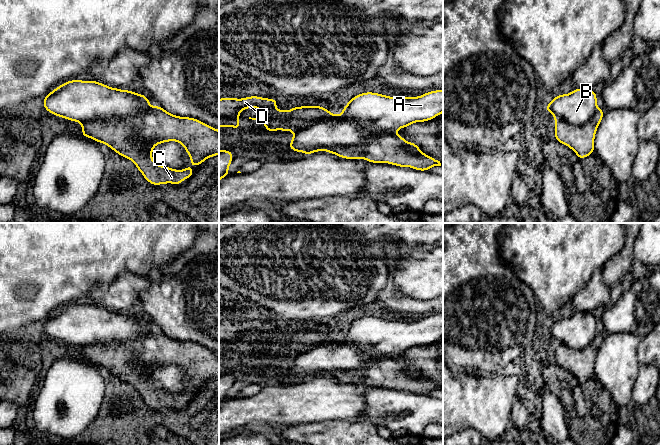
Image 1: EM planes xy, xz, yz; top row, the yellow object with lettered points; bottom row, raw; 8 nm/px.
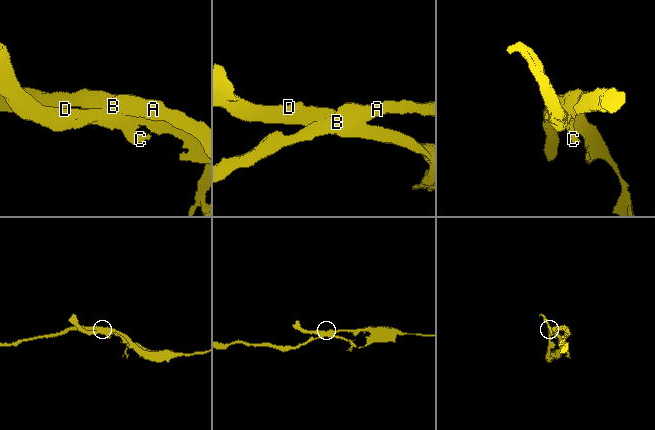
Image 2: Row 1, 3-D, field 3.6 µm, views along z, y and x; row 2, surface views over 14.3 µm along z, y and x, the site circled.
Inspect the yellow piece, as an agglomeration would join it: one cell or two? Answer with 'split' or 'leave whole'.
split

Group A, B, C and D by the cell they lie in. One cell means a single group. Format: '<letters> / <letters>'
A B / C D

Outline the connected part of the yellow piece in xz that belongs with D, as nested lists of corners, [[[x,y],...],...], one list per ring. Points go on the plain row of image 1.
[[[250,320],[242,323],[237,322],[220,322],[219,323],[219,352],[221,351],[233,351],[234,353],[240,353],[239,337],[247,332],[257,332],[263,336],[262,342],[251,342],[252,344],[263,344],[263,350],[268,356],[274,356],[276,354],[297,356],[310,351],[314,347],[329,347],[340,341],[340,339],[333,339],[329,334],[318,329],[313,330],[300,330],[293,331],[291,334],[277,334],[275,332],[278,324],[262,322],[259,320]]]

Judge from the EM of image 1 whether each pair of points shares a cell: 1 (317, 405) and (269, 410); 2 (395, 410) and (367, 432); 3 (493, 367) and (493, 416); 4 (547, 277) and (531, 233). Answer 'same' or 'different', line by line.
1: same
2: different
3: different
4: same

